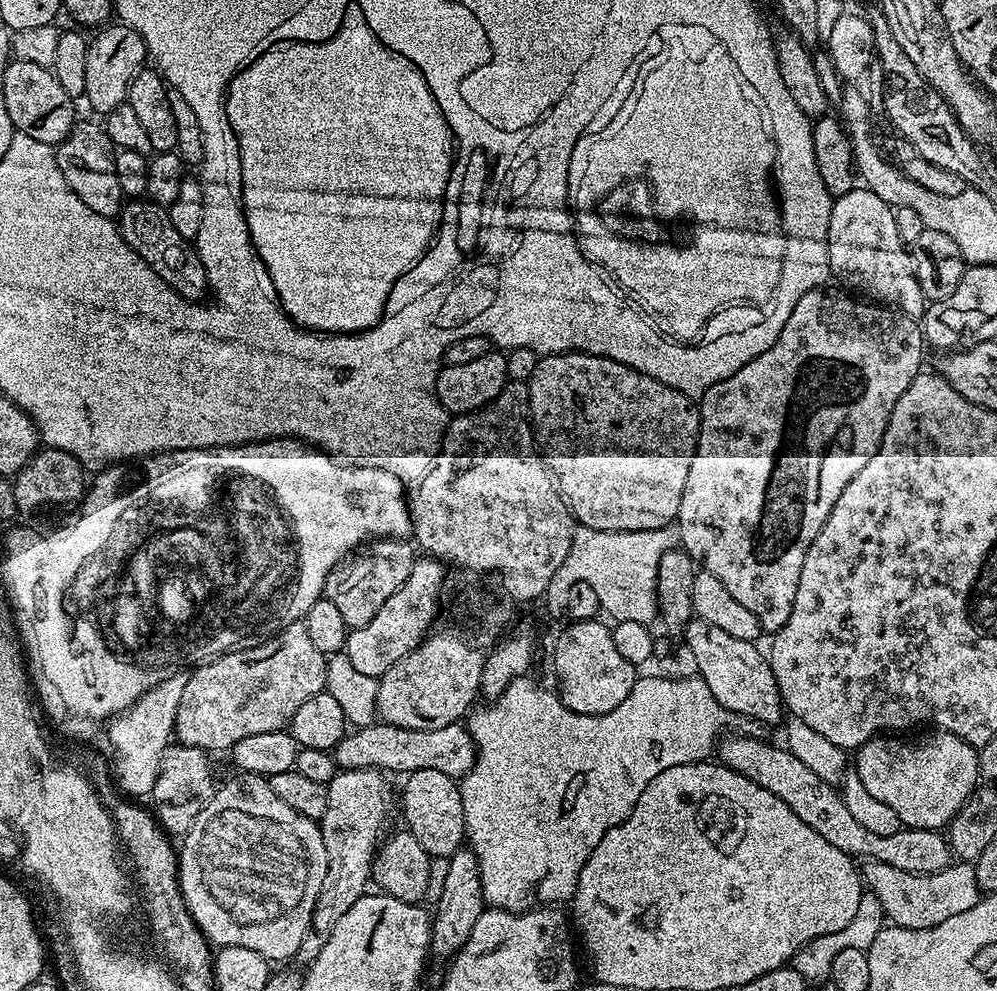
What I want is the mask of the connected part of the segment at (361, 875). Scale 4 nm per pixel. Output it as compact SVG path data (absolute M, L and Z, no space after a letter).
M379 768L343 769L337 771L335 778L326 785L328 809L318 821L322 842L326 846L326 878L322 878L322 890L312 915L311 931L314 934L304 937L304 944L299 950L305 961L316 959L320 948L326 946L334 934L334 926L338 926L342 914L346 914L346 910L350 910L350 906L354 906L354 902L369 891L372 861L381 839L380 827L392 806L392 788L387 778Z

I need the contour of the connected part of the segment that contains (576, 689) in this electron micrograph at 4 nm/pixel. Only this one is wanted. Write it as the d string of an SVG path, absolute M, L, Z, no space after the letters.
M599 619L578 620L560 632L552 648L552 668L556 671L558 695L563 704L583 716L610 714L614 706L626 702L626 694L638 679L637 665L626 662L614 646L611 627Z

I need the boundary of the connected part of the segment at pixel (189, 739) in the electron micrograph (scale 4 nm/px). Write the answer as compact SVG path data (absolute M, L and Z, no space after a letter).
M301 622L287 624L276 636L256 648L231 652L211 660L201 668L193 668L186 682L186 690L182 690L182 702L178 702L175 739L183 747L203 748L205 752L215 754L219 748L232 749L235 744L242 742L242 738L250 738L252 734L287 729L298 706L302 706L306 698L325 691L327 666L325 653L320 652L314 642L310 642L310 634L306 634L306 626Z

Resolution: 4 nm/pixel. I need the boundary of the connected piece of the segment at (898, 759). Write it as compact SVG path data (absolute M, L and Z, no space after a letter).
M939 730L917 740L899 740L896 736L899 735L881 734L855 749L854 773L874 798L897 811L901 825L943 829L978 787L981 774L977 749Z

